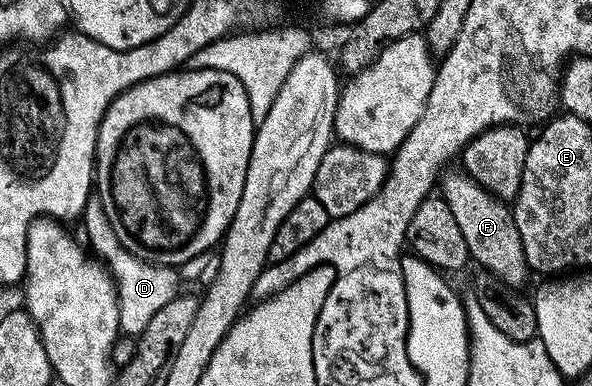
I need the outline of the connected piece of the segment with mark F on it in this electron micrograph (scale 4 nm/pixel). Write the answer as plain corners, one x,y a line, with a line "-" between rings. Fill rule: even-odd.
447,170
442,173
441,176
441,188
443,184
443,191
441,191
441,197
443,198
444,202
448,204
449,209
453,212
454,221
457,222
458,229
461,230
462,237
465,238
465,243
468,246
468,254
470,256
470,259
474,261
476,264
479,263
478,266
482,271
491,273
492,276
496,276
501,282
505,282
509,287
511,288
518,288
522,289
524,287
523,283
527,280
527,275
529,275
529,269
527,267
527,262
525,258
525,251
522,250
522,244
521,244
521,236
518,234
517,230
517,224
514,221
514,214
512,212
512,209
508,207
504,201
501,201
496,198
489,190
485,190
475,179
472,178
472,176
468,176
466,172
462,170
456,170
456,172
451,172
452,170

